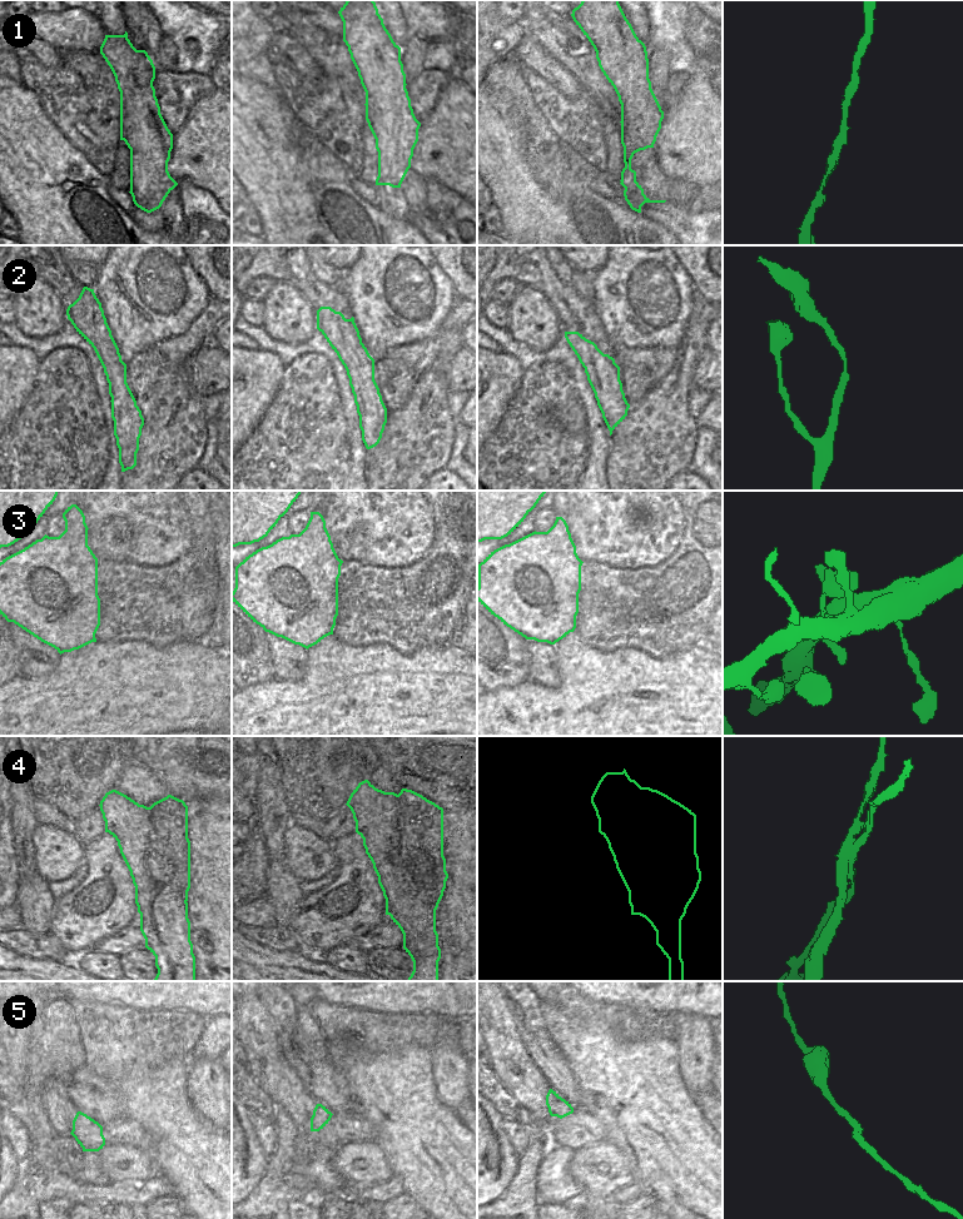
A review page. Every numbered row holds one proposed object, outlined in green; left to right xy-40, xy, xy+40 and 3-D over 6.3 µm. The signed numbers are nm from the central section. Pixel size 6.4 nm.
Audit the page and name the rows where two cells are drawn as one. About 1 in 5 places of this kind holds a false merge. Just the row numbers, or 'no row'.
4

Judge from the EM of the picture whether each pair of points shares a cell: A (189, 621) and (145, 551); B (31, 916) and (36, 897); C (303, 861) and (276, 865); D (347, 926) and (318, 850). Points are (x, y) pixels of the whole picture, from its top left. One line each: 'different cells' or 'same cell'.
A: different cells
B: same cell
C: different cells
D: different cells

